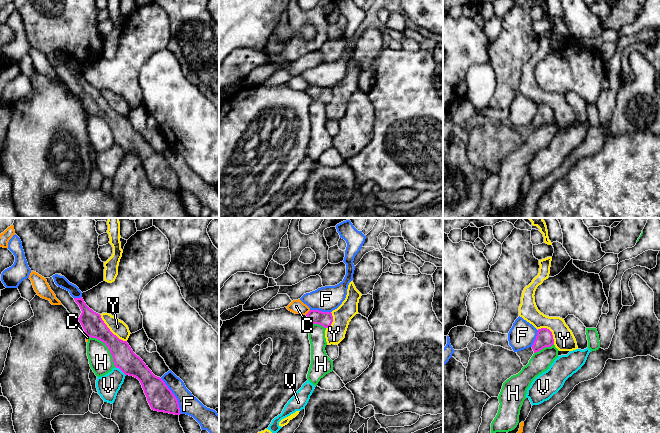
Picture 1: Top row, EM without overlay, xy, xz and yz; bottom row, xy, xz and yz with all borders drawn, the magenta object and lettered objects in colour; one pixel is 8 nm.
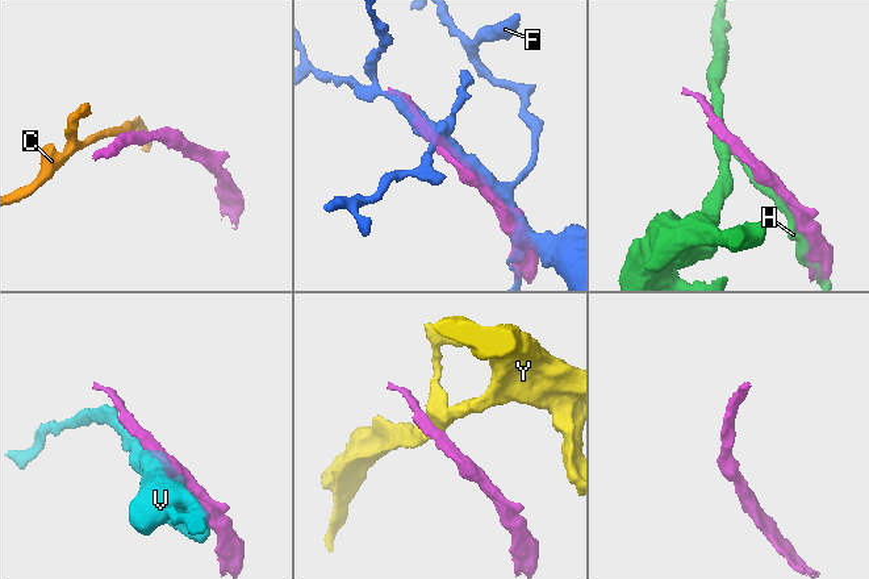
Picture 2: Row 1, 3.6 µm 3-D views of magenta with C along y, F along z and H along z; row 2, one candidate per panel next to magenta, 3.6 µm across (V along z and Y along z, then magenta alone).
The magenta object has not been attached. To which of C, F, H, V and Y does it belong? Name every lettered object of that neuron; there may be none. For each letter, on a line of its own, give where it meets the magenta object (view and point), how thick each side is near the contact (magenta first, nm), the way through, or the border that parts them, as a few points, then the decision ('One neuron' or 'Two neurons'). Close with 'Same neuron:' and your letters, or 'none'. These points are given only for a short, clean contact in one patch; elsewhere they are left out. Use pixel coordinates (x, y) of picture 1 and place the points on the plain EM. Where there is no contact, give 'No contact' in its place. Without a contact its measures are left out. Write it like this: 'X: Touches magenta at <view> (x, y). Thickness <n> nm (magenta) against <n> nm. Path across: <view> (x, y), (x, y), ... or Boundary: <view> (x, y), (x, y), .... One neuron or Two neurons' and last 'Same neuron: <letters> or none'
C: Touches magenta at xz (308, 88). Thickness 120 nm (magenta) against 110 nm. Boundary: xz (310, 86), (305, 90). Two neurons
F: Touches magenta at xy (174, 172). Thickness 200 nm (magenta) against 160 nm. Two neurons
H: Touches magenta at xy (108, 124). Thickness 180 nm (magenta) against 190 nm. Two neurons
V: Touches magenta at xy (120, 145). Thickness 180 nm (magenta) against 180 nm. Boundary: xy (115, 142), (125, 151). Two neurons
Y: Touches magenta at xy (109, 106). Thickness 180 nm (magenta) against 120 nm. Boundary: xy (99, 90), (106, 102), (119, 114), (126, 117). Two neurons
Same neuron: none

